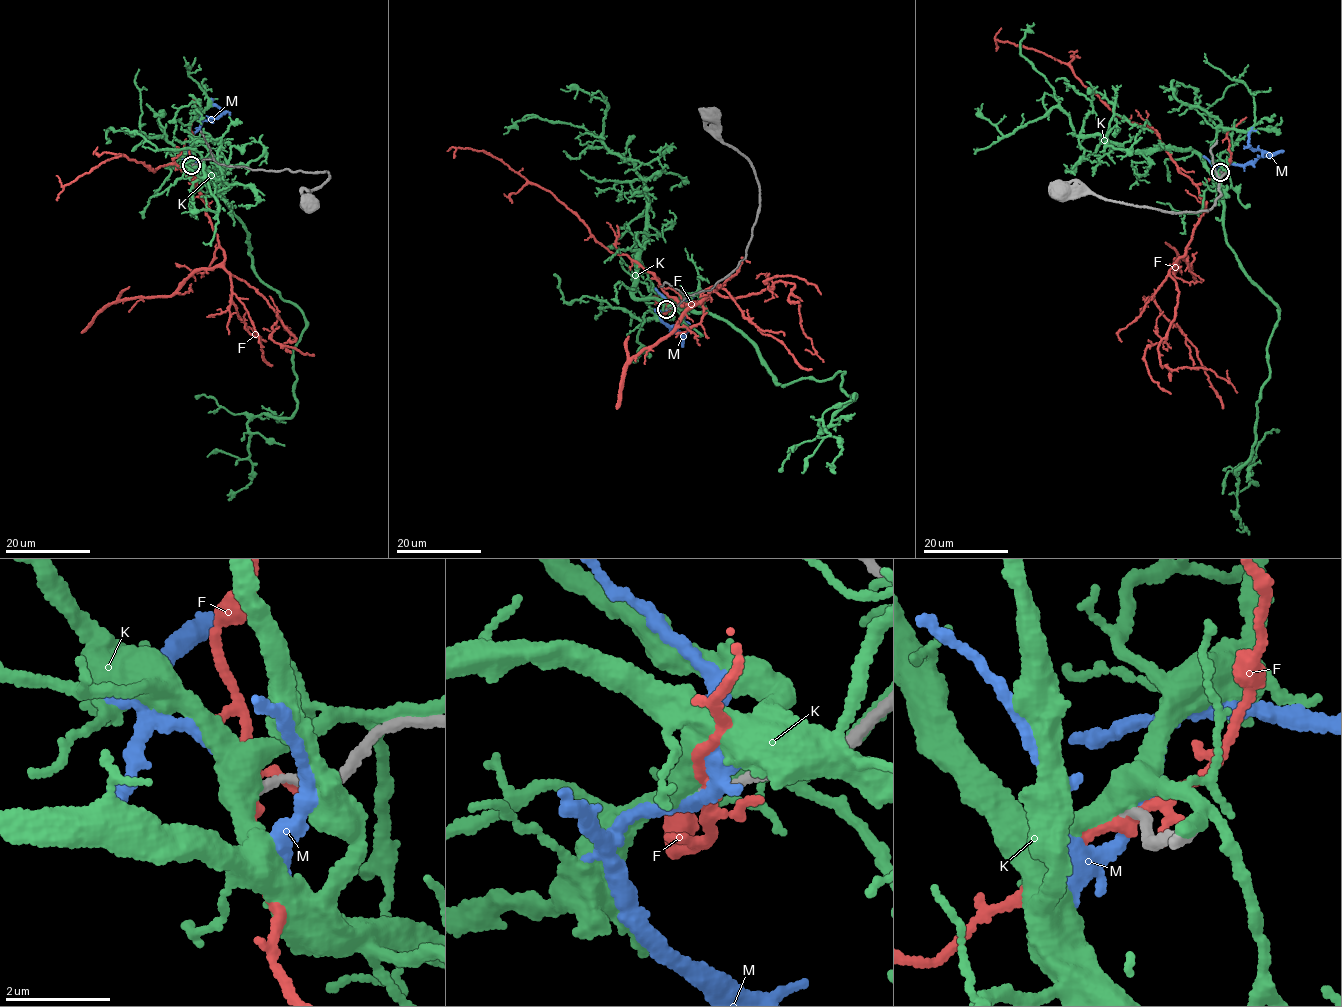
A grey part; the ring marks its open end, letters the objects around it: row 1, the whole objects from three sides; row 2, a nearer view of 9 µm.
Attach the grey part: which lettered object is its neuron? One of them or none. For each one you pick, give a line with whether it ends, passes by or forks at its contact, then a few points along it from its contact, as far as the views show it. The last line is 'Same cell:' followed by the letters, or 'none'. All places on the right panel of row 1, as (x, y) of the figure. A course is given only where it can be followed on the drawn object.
Same cell: none

